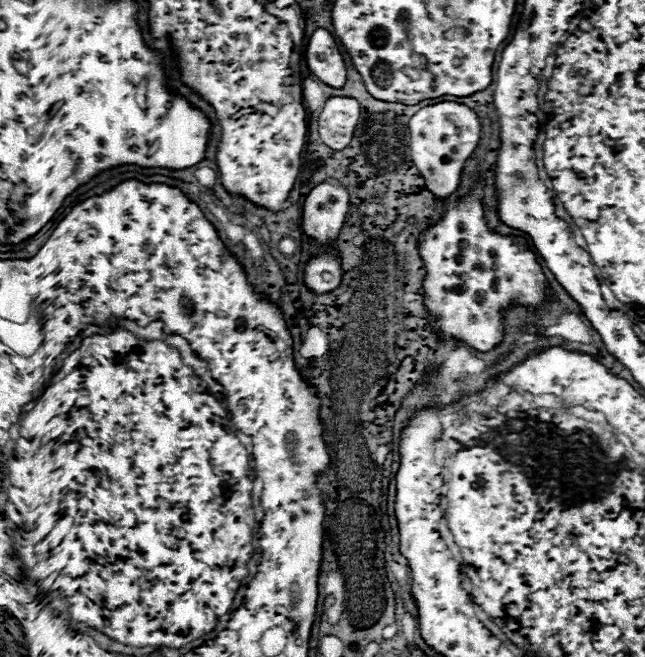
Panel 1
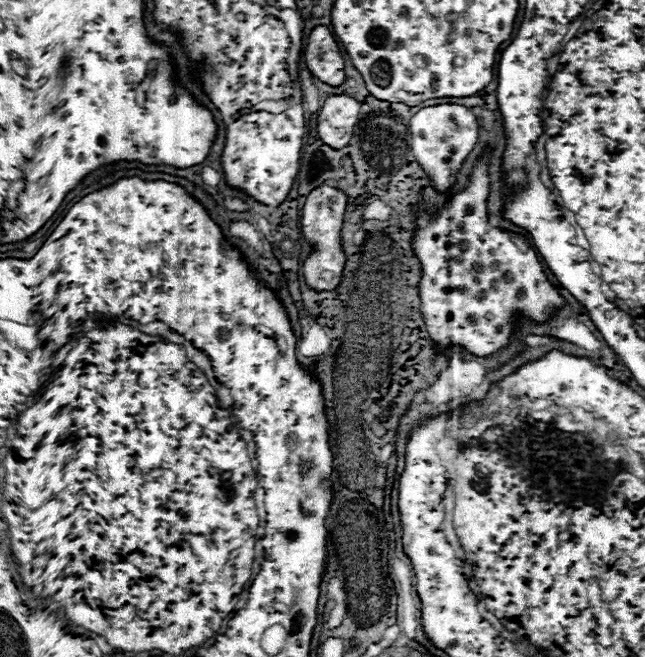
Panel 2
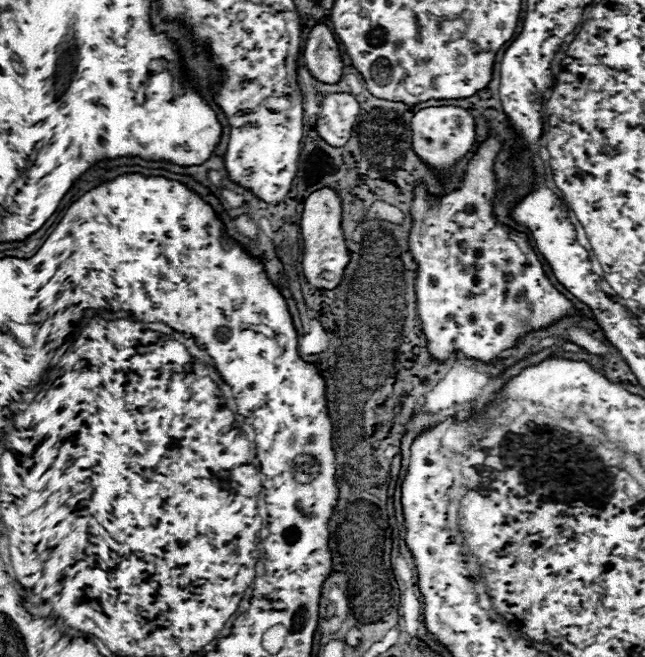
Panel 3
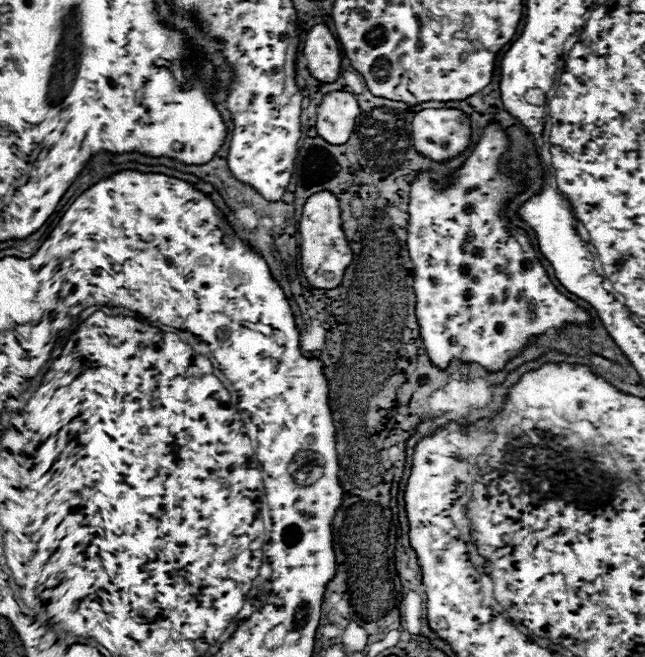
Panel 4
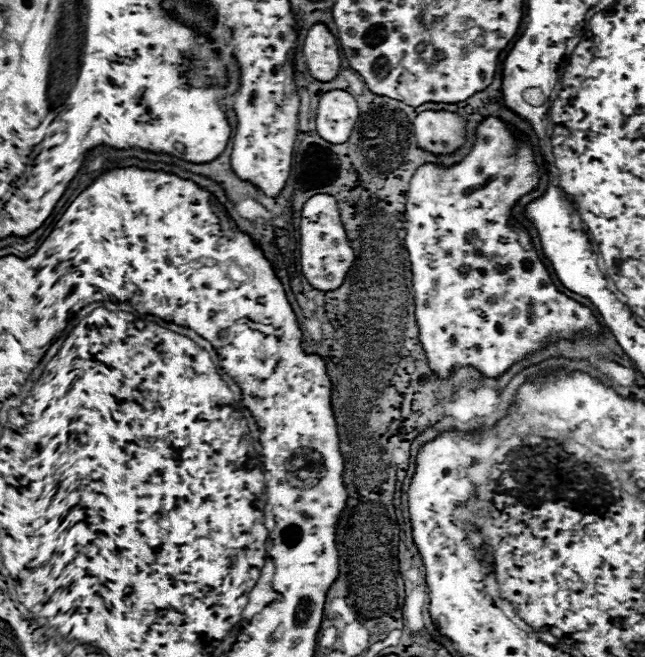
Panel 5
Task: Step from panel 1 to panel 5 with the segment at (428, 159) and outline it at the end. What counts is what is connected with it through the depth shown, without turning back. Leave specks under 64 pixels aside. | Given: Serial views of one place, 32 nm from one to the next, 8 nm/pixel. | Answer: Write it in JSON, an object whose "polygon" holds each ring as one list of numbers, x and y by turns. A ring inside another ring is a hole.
{"polygon":[[420,112,416,116,416,140,434,154,450,154,466,140,466,124,452,112]]}

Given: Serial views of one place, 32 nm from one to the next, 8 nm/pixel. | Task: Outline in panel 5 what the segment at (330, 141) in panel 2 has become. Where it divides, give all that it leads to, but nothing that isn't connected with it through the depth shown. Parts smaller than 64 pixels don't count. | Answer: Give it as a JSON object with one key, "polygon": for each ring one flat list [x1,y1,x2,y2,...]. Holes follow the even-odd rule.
{"polygon":[[330,90,322,94,316,114,316,132,324,140,332,144,342,144,344,140,348,140,356,120,358,104,352,94,344,90]]}

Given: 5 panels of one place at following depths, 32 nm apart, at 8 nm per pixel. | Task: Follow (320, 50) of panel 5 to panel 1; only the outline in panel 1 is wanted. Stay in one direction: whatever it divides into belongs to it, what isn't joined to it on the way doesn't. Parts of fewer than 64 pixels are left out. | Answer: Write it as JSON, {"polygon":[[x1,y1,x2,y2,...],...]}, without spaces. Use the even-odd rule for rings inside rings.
{"polygon":[[316,28,306,46,306,64,310,72,332,88,346,84,346,66,342,54,326,28]]}

